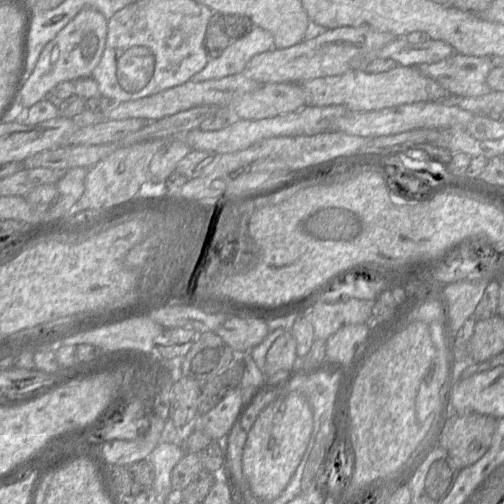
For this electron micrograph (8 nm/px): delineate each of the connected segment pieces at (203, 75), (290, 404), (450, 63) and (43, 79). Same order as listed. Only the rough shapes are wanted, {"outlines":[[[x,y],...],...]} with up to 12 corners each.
{"outlines":[[[255,26],[208,59],[192,80],[242,73],[253,56],[273,48],[272,34]],[[298,392],[260,412],[243,474],[258,500],[284,491],[307,449],[312,408]],[[458,52],[417,65],[449,94],[482,96],[489,57]],[[82,9],[49,41],[18,102],[29,109],[60,82],[90,77],[107,38]]]}

